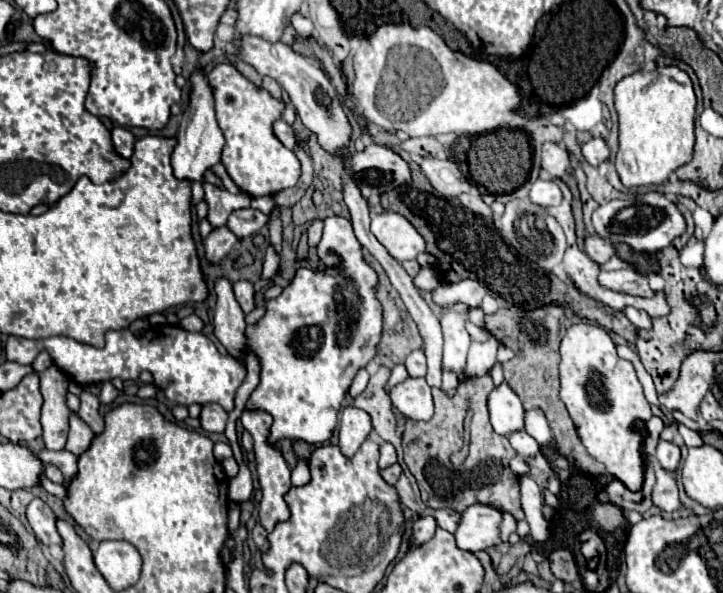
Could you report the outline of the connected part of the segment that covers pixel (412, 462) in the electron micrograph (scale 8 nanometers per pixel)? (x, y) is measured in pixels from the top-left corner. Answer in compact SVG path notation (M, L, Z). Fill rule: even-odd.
M490 374L482 378L466 378L460 382L456 398L448 398L440 388L432 388L434 398L434 416L428 422L412 422L406 420L406 430L402 438L404 462L408 470L414 474L422 502L428 508L450 508L456 512L464 512L474 502L488 504L500 512L512 514L516 520L522 520L520 508L520 480L514 472L510 472L508 462L516 456L508 438L500 438L490 426L488 420L488 394L494 384ZM466 408L472 408L472 438L470 438L470 454L466 462L458 468L450 464L450 454L460 450L462 446L462 420Z

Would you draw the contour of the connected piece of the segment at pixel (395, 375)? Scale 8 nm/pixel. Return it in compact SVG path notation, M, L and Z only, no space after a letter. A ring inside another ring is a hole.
M400 364L400 366L394 366L392 368L392 376L390 376L390 380L388 380L388 384L386 384L386 392L390 392L396 384L400 384L400 382L404 382L408 378L408 374L406 374L406 370L404 370L404 364Z

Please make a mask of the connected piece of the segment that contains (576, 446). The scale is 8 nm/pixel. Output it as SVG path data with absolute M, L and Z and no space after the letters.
M544 306L534 312L510 312L510 310L498 310L492 316L484 318L484 328L504 346L514 350L514 358L506 364L502 364L504 370L504 380L508 386L518 394L518 398L524 404L524 410L540 408L548 422L550 428L554 430L554 440L556 448L562 456L572 458L574 464L592 474L592 476L602 476L606 474L606 466L590 458L590 454L580 446L580 438L576 438L576 428L572 426L572 418L568 418L568 410L564 410L564 402L560 402L558 396L558 364L560 364L560 338L564 336L566 330L566 318L564 318L564 308L562 306Z

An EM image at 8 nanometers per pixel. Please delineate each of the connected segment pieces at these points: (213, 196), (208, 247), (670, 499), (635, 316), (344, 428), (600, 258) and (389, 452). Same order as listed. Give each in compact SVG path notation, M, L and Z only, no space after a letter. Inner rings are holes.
M202 182L204 202L208 204L208 222L212 228L226 224L226 218L240 208L250 208L250 198L246 194L230 194L226 188L218 188L210 182Z
M224 226L224 230L212 230L210 236L204 240L206 258L210 264L218 264L238 242L238 238Z
M656 458L652 462L652 468L654 468L654 474L656 474L656 486L652 490L652 502L664 512L680 510L680 500L678 500L678 488L676 488L674 472L668 474L666 470L660 470L660 466L656 466Z
M626 308L624 310L624 316L636 326L636 328L640 328L640 330L650 330L652 328L652 324L650 324L650 316L648 314L644 314L644 310L636 310L636 308Z
M354 406L342 410L340 426L338 426L338 434L340 434L338 446L344 456L348 458L354 456L370 432L372 432L372 422L368 414L364 414L364 410L354 408Z
M588 234L584 240L584 252L598 264L606 262L610 256L614 256L614 246L608 246L602 238L596 238L596 234Z
M384 442L380 448L380 468L388 468L396 462L396 450L390 442Z

